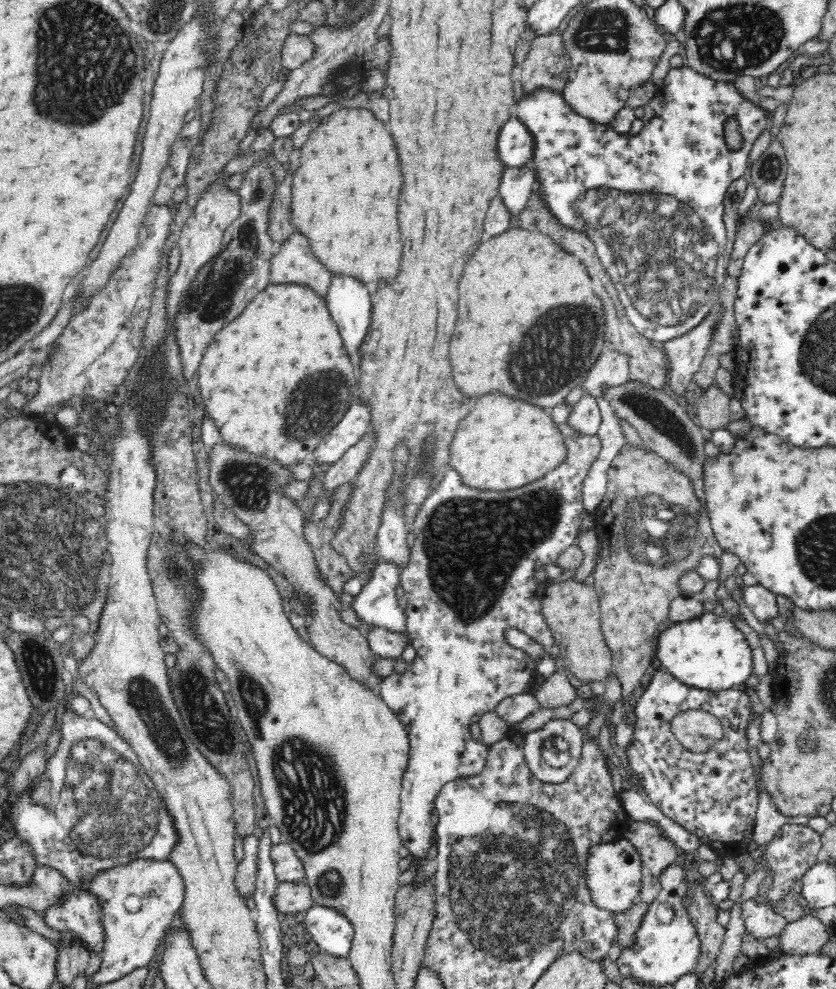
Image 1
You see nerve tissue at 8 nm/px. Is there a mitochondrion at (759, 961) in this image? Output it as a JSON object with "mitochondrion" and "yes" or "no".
{"mitochondrion":"no"}

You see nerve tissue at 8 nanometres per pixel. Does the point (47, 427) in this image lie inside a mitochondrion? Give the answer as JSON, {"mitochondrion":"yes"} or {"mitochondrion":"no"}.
{"mitochondrion":"no"}

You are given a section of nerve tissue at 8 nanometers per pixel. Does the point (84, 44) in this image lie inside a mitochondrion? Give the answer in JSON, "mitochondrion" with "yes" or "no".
{"mitochondrion":"yes"}

